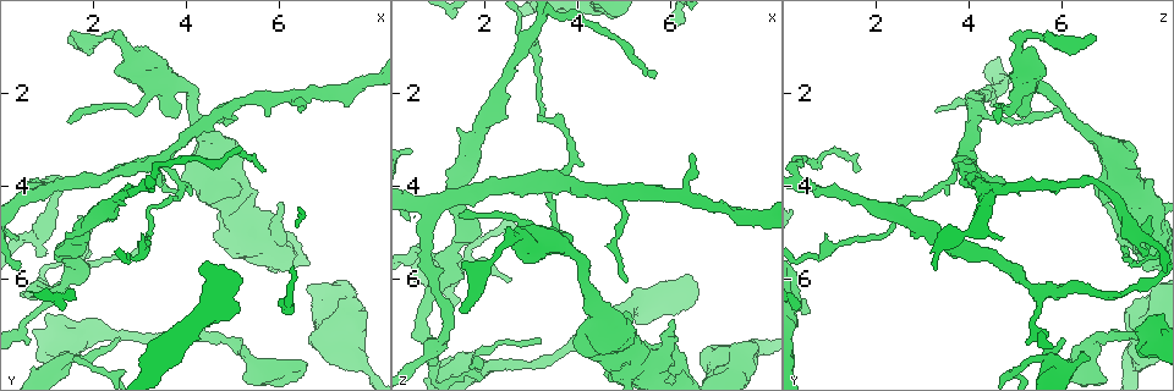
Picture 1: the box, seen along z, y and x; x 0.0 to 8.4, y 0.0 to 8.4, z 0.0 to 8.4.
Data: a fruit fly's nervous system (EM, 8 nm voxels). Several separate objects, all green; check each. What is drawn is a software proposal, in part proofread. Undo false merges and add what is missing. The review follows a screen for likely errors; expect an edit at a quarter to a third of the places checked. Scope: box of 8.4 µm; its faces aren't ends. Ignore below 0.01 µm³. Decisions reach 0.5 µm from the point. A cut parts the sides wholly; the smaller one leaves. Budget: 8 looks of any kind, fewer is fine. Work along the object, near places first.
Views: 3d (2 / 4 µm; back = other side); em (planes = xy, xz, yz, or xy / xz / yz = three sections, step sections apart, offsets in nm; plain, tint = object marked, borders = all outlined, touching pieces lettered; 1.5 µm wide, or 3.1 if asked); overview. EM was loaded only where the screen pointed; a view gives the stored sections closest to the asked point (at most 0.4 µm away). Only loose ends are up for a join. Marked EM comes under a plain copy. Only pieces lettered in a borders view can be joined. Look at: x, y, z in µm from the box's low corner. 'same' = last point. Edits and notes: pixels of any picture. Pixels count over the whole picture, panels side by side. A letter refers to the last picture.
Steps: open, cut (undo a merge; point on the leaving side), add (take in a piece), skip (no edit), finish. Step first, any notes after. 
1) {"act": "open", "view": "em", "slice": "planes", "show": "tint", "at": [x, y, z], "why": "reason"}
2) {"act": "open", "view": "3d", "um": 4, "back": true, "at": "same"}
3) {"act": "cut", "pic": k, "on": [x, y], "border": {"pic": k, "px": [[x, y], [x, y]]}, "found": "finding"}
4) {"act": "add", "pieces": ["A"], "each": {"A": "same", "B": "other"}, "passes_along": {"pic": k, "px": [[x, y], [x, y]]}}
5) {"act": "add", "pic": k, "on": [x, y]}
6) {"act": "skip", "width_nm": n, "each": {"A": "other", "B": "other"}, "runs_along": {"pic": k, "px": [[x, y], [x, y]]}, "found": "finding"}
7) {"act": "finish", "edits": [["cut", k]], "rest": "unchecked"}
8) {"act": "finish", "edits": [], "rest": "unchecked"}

{"act": "open", "view": "em", "slice": "planes", "show": "tint", "at": [3.50, 3.40, 3.95], "why": "two arms in line, one across"}

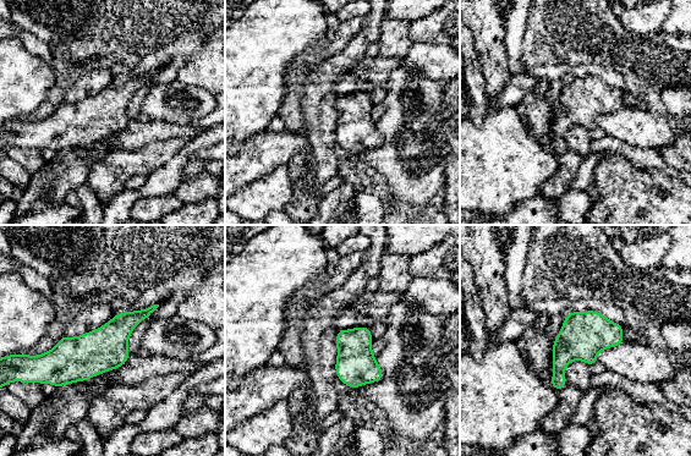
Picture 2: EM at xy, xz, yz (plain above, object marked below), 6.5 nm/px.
{"act": "open", "view": "em", "slice": "planes", "show": "borders", "at": "same"}

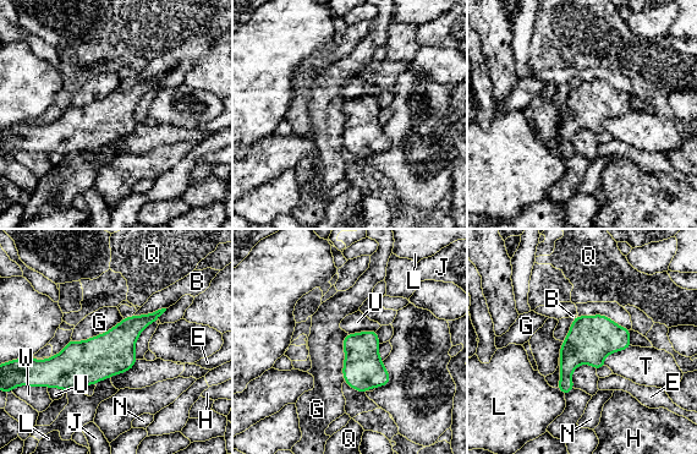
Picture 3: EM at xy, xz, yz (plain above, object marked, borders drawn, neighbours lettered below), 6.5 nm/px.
{"act": "skip", "width_nm": 260, "each": {"B": "other", "E": "other", "G": "other", "H": "other", "J": "other", "L": "other", "N": "other", "Q": "other", "T": "other", "U": "other", "W": "other"}, "found": "all the same neuron"}

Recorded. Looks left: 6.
{"act": "open", "view": "3d", "um": 2, "at": [1.45, 2.55, 4.60], "why": "an open end"}

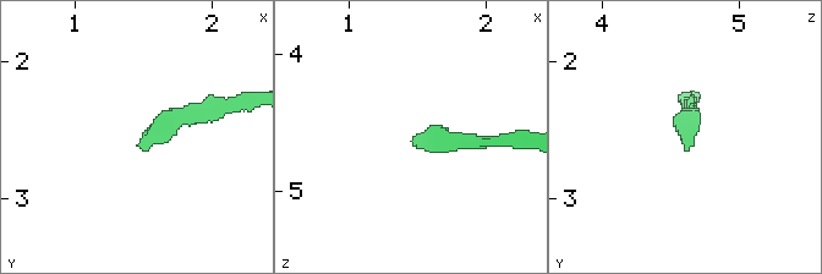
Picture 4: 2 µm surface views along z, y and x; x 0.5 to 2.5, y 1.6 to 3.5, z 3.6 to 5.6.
{"act": "open", "view": "em", "slice": "xz", "step": 8, "show": "tint", "at": [1.48, 2.62, 4.58], "why": "need the tissue"}

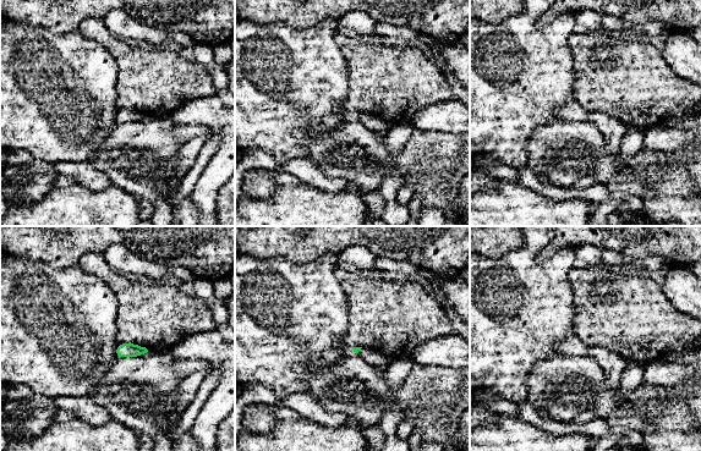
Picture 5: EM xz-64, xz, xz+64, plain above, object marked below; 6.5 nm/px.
{"act": "open", "view": "em", "slice": "planes", "show": "borders", "at": "same", "why": "another direction"}

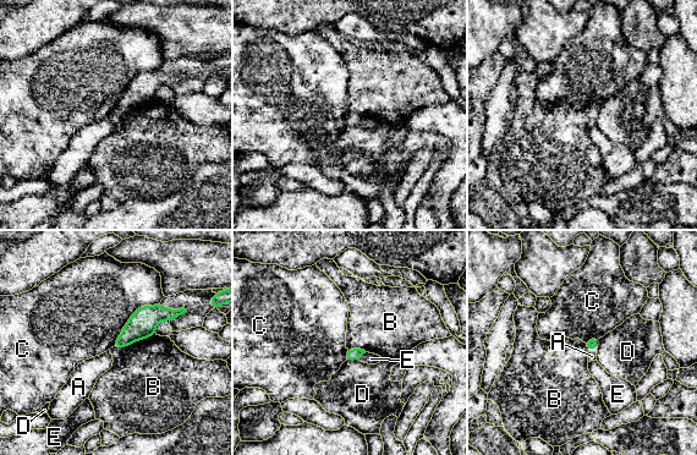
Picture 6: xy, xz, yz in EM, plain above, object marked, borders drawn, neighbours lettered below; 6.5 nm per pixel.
{"act": "add", "pieces": ["A"], "width_nm": 80, "each": {"A": "same", "B": "other", "C": "other", "D": "other", "E": "other"}, "passes_along": {"pic": 6, "px": [[591, 344], [592, 350], [592, 356]]}, "found": "the neuron continues"}

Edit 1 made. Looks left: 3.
{"act": "open", "view": "em", "slice": "xy", "step": 8, "show": "tint", "at": [1.50, 7.55, 6.50], "why": "thick end"}

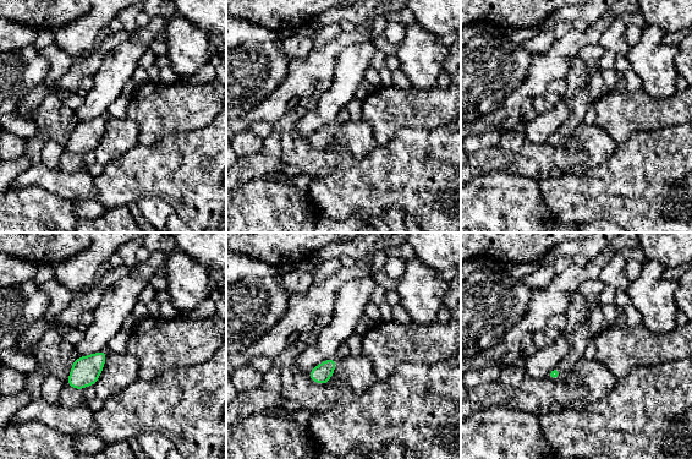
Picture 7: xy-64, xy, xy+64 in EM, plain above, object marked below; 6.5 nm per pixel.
{"act": "open", "view": "em", "slice": "yz", "step": 8, "show": "borders", "at": "same", "why": "another direction"}

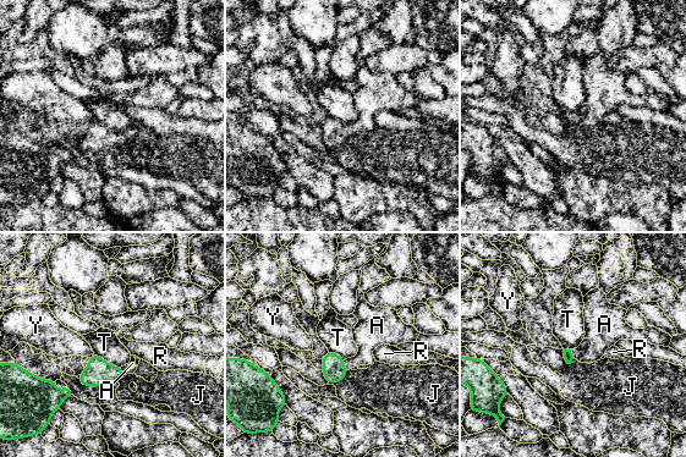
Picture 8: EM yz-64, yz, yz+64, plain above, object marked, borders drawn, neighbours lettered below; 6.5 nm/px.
{"act": "add", "pieces": ["A"], "longest_contact_nm": ["T", 200], "each": {"A": "same", "J": "other", "R": "other", "T": "other", "Y": "other"}, "found": "the neuron continues"}

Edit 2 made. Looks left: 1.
{"act": "finish", "edits": [["add", 6], ["add", 8]], "rest": "unchecked"}

